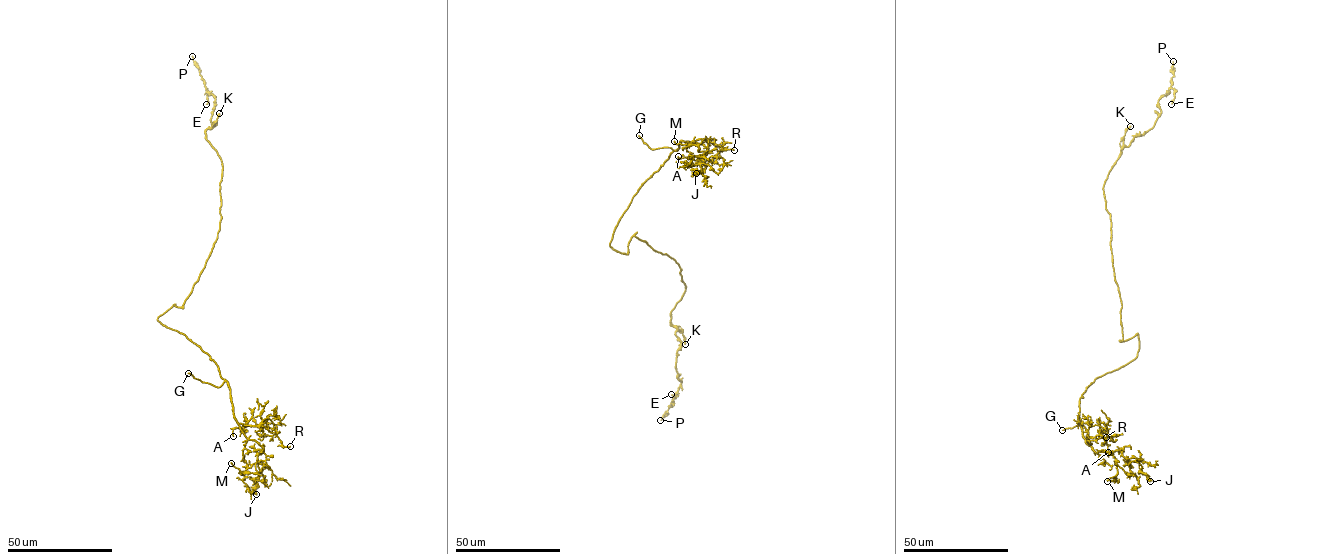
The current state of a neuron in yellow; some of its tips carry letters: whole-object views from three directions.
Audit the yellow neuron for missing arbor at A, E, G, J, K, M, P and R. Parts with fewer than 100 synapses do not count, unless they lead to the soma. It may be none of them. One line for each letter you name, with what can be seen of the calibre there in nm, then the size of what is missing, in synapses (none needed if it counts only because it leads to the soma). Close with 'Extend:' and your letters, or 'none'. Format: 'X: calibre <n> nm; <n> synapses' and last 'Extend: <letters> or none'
G: calibre 180 nm
Extend: G

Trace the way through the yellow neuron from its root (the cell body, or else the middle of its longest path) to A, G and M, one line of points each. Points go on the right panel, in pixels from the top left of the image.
A: (1122, 335), (1123, 341), (1138, 334), (1136, 358), (1095, 379), (1080, 400), (1085, 443), (1100, 429), (1108, 452)
G: (1122, 335), (1123, 341), (1138, 334), (1136, 358), (1095, 379), (1080, 400), (1079, 425), (1062, 430)
M: (1122, 335), (1138, 334), (1136, 358), (1095, 379), (1080, 400), (1085, 443), (1115, 458), (1116, 481), (1107, 481)

